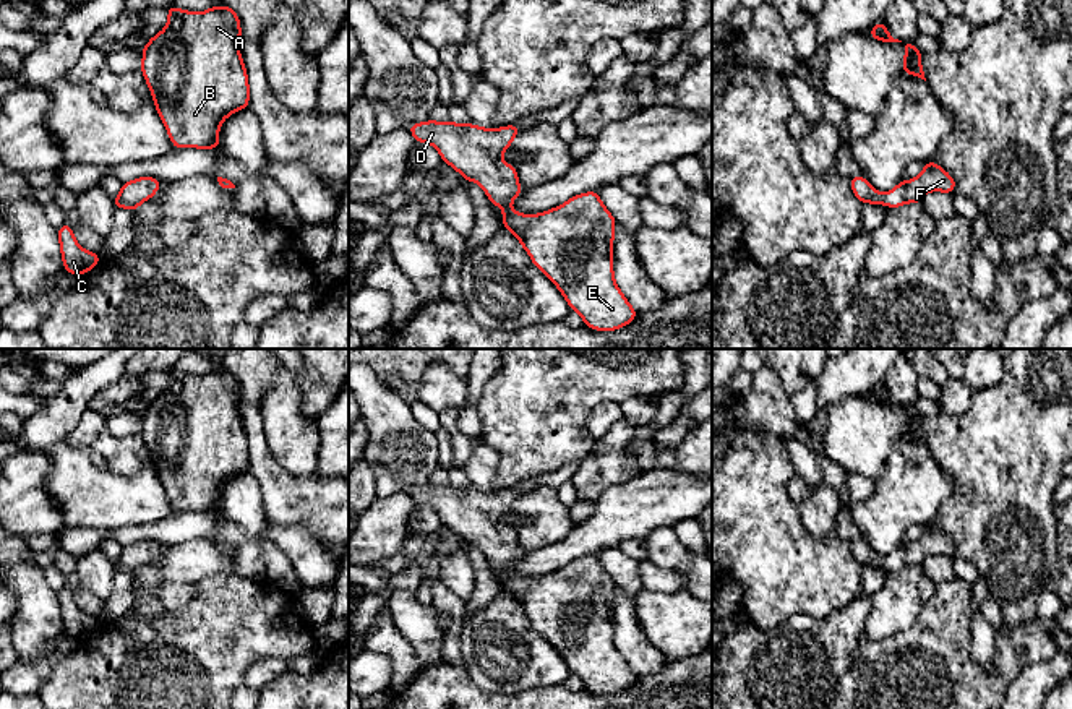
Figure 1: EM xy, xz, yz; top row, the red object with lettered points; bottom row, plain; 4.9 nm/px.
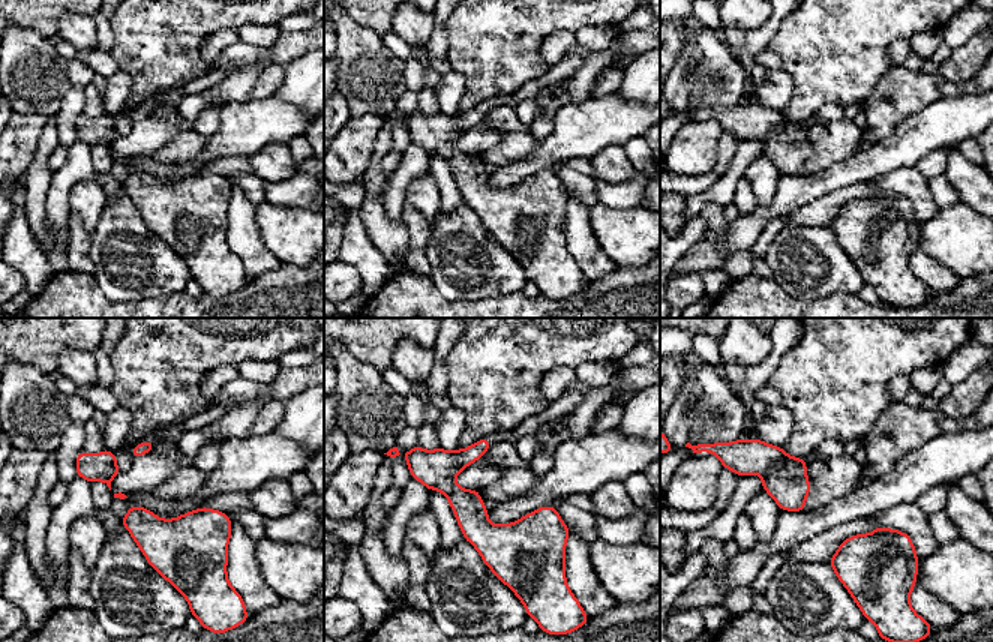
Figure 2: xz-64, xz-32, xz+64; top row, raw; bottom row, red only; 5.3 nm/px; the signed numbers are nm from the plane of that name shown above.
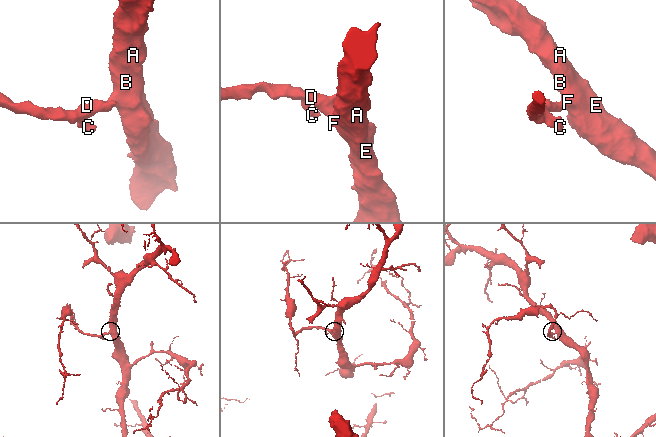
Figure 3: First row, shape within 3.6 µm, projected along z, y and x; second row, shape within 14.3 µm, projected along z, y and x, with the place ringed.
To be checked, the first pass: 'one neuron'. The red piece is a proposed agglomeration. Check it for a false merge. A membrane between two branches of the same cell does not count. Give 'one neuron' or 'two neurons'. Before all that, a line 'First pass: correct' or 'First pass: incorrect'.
First pass: correct
one neuron

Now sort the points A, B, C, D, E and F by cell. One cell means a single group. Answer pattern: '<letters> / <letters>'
A B C D E F

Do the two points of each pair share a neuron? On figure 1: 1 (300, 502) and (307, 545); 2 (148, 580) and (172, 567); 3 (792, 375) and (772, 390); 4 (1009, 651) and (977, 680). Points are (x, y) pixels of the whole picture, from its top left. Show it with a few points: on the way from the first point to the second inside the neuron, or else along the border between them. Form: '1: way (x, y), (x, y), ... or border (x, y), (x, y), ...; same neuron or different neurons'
1: border (270, 521), (300, 524), (320, 542); different neurons
2: border (151, 562), (164, 578); different neurons
3: border (764, 365), (776, 373), (790, 396); different neurons
4: way (1009, 664), (998, 680), (990, 680); same neuron

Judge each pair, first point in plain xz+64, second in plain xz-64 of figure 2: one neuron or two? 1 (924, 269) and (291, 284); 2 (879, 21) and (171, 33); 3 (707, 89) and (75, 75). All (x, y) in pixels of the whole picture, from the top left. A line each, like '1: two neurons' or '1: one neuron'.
1: two neurons
2: one neuron
3: two neurons

